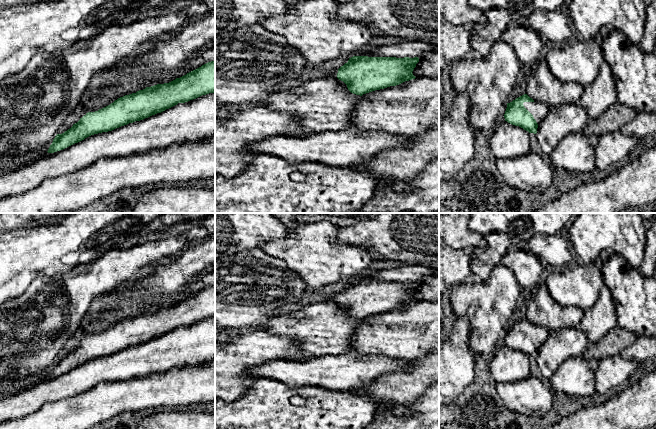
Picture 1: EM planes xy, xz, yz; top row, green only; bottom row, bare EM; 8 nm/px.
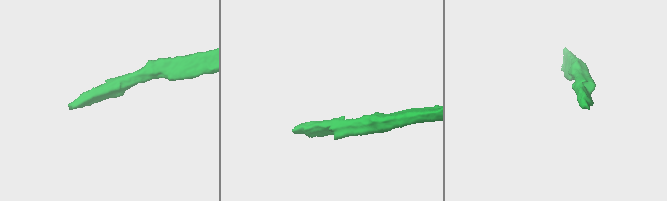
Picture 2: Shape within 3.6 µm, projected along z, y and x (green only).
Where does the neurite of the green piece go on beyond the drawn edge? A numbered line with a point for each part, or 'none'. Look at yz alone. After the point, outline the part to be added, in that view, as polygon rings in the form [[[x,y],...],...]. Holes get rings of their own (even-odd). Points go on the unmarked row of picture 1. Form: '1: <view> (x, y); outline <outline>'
1: yz (539, 334); outline [[[524,326],[524,331],[533,339],[539,349],[543,342],[547,339],[549,332],[541,326]]]

